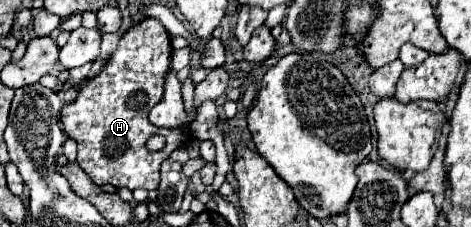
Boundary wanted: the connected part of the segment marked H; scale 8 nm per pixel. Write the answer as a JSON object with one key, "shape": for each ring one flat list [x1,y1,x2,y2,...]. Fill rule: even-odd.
{"shape":[[145,19,145,21,133,25,129,31,123,33,115,53,107,59,103,71,99,75,95,75,93,79,89,79,79,89,79,97,73,103,63,105,61,121,65,125,65,133,69,137,73,137,79,145,77,163,93,179,95,185,101,187,101,185,109,183,109,185,127,187,127,189,137,189,137,187,143,187,147,191,157,189,159,187,159,165,171,155,173,149,177,149,181,143,189,141,187,133,183,133,179,129,155,127,147,117,149,111,163,97,163,83,165,83,165,75,169,71,169,63,171,63,169,33,165,31,165,27,161,25,159,19],[151,135,163,135,165,137,165,147,161,151,149,151,145,147,145,143]]}

